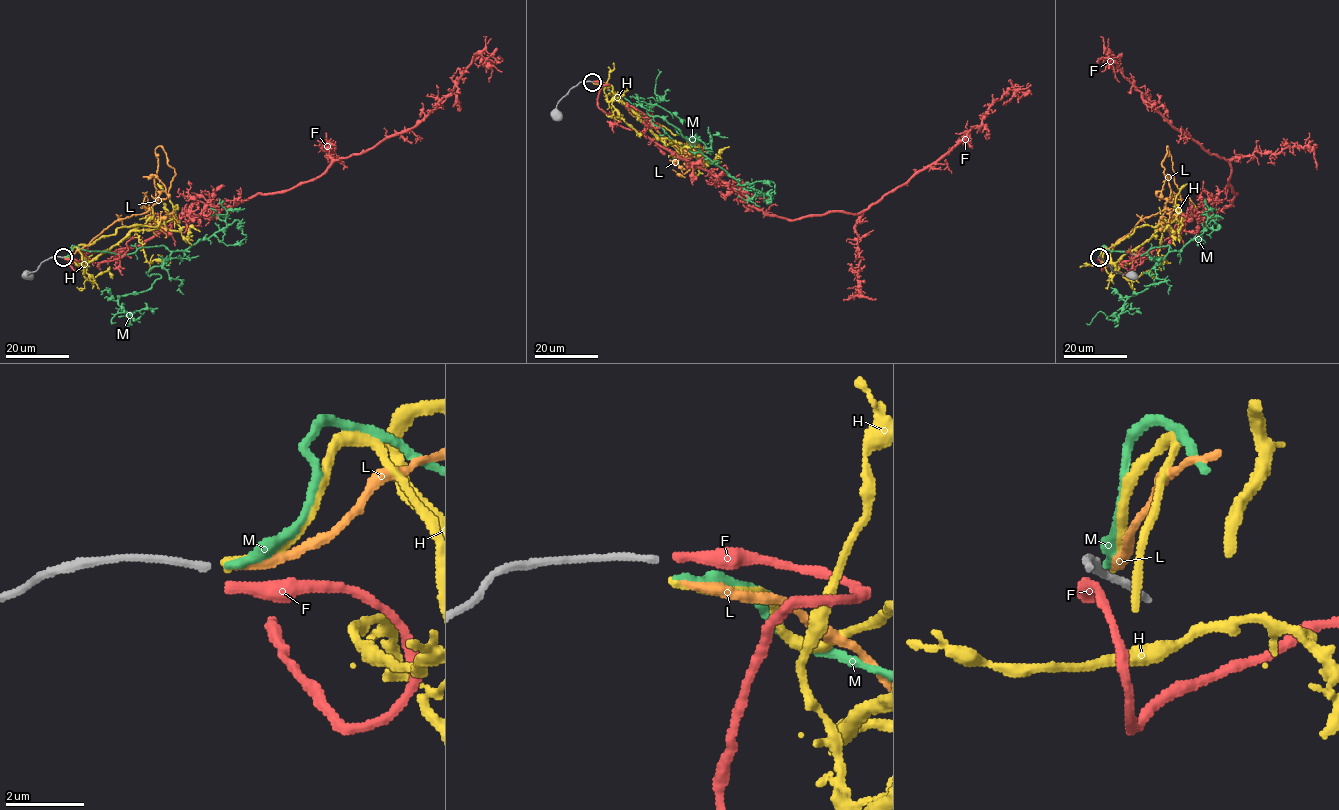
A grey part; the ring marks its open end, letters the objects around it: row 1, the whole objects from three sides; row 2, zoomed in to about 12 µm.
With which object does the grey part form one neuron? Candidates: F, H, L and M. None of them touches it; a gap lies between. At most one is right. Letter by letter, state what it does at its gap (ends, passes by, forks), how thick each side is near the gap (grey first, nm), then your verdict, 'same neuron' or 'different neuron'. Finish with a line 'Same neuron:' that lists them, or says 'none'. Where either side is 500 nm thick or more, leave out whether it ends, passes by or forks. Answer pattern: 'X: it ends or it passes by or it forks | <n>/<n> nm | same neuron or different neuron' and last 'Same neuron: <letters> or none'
F: it ends | 180/280 nm | different neuron
H: it ends | 180/180 nm | different neuron
L: it ends | 180/200 nm | different neuron
M: it ends | 180/200 nm | same neuron
Same neuron: M

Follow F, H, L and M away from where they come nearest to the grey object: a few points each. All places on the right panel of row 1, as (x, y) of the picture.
F: (1098, 259), (1102, 270), (1160, 248), (1236, 194), (1231, 164), (1168, 121), (1108, 53), (1119, 81)
H: (1100, 257), (1105, 247), (1102, 263), (1111, 273), (1125, 254), (1181, 214), (1179, 236), (1169, 226), (1163, 232)
L: (1100, 257), (1139, 221), (1159, 213), (1167, 202), (1181, 200), (1167, 146)
M: (1100, 257), (1103, 246), (1138, 255), (1169, 248), (1149, 273), (1156, 279), (1117, 317), (1099, 311), (1087, 324)

